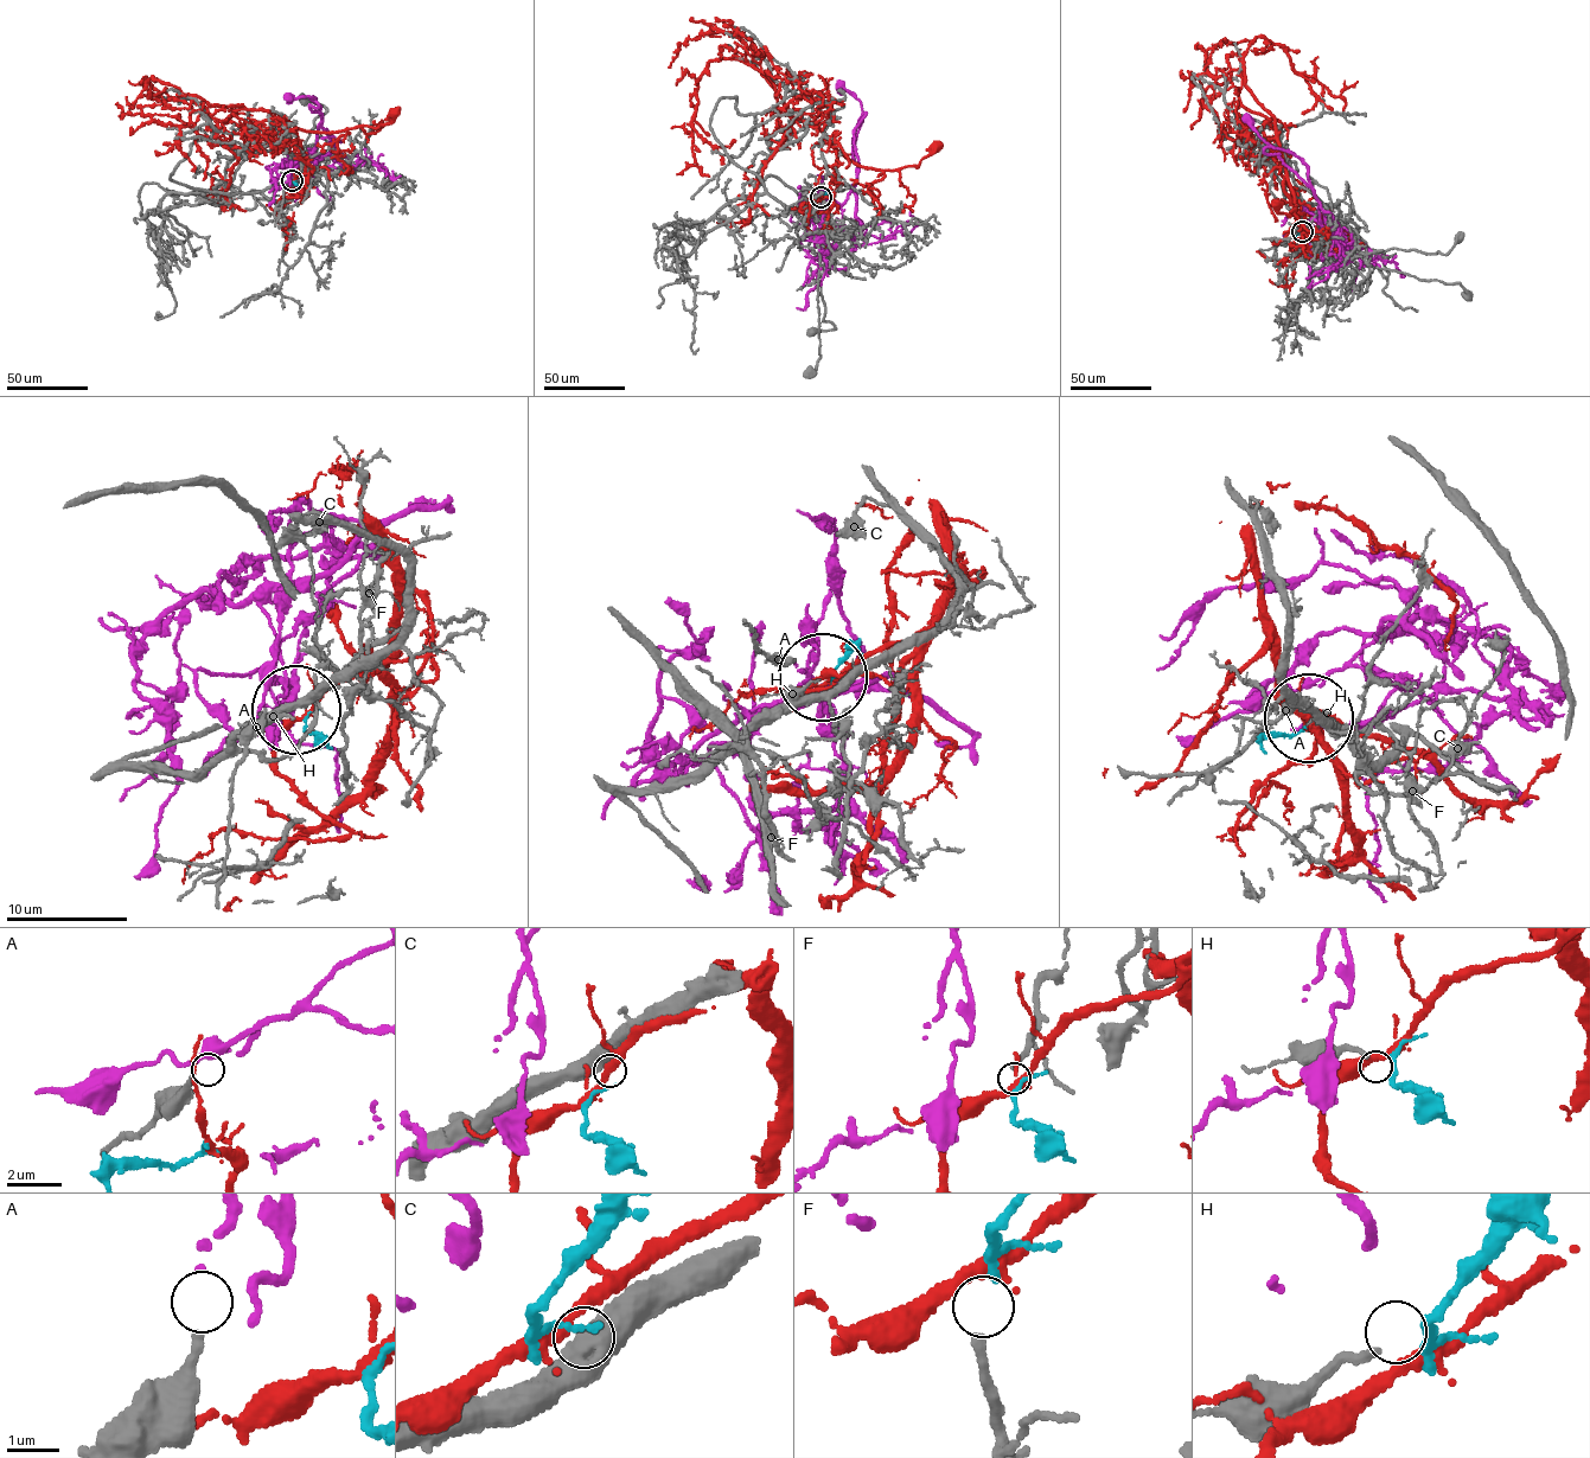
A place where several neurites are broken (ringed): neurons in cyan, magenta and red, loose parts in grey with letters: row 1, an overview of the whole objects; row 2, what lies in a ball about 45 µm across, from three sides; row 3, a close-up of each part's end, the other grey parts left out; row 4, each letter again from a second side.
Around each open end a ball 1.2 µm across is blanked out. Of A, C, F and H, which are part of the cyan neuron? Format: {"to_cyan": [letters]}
{"to_cyan": ["F"]}

